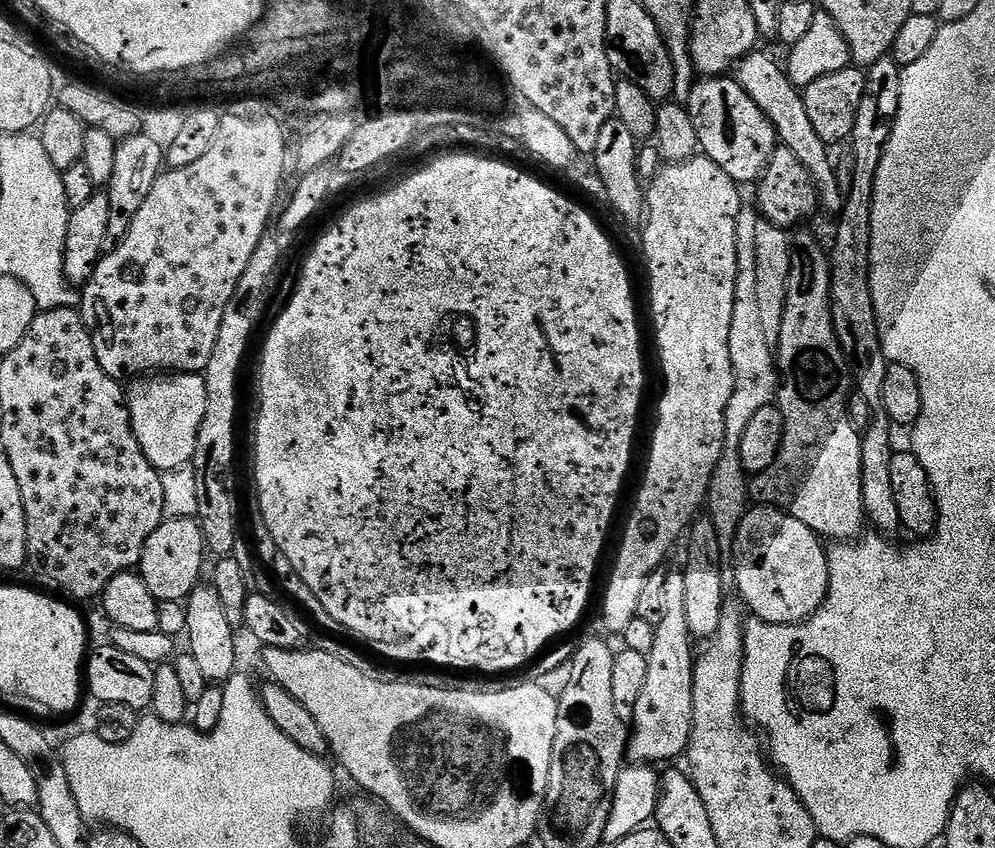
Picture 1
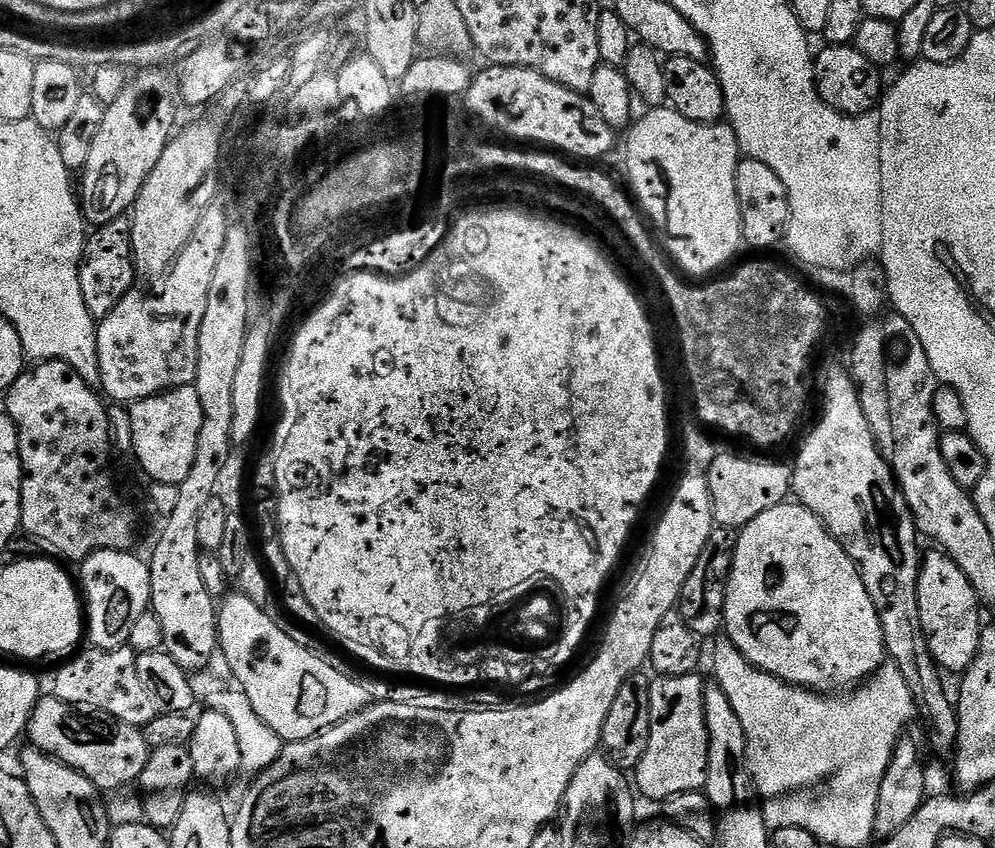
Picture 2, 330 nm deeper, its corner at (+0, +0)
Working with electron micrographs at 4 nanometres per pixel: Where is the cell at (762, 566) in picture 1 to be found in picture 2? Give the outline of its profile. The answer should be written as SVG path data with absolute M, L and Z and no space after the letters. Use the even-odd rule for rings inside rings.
M785 502L774 506L770 510L766 510L766 514L758 514L758 518L754 518L754 522L739 529L736 538L734 566L726 590L723 631L726 633L727 639L731 640L734 646L738 646L738 650L755 668L761 668L771 676L785 680L787 684L799 684L821 694L840 694L845 690L851 690L861 682L867 681L868 677L873 676L879 668L885 667L886 664L882 622L878 618L878 610L862 582L860 569L848 557L841 544L829 534L823 522L799 502Z

